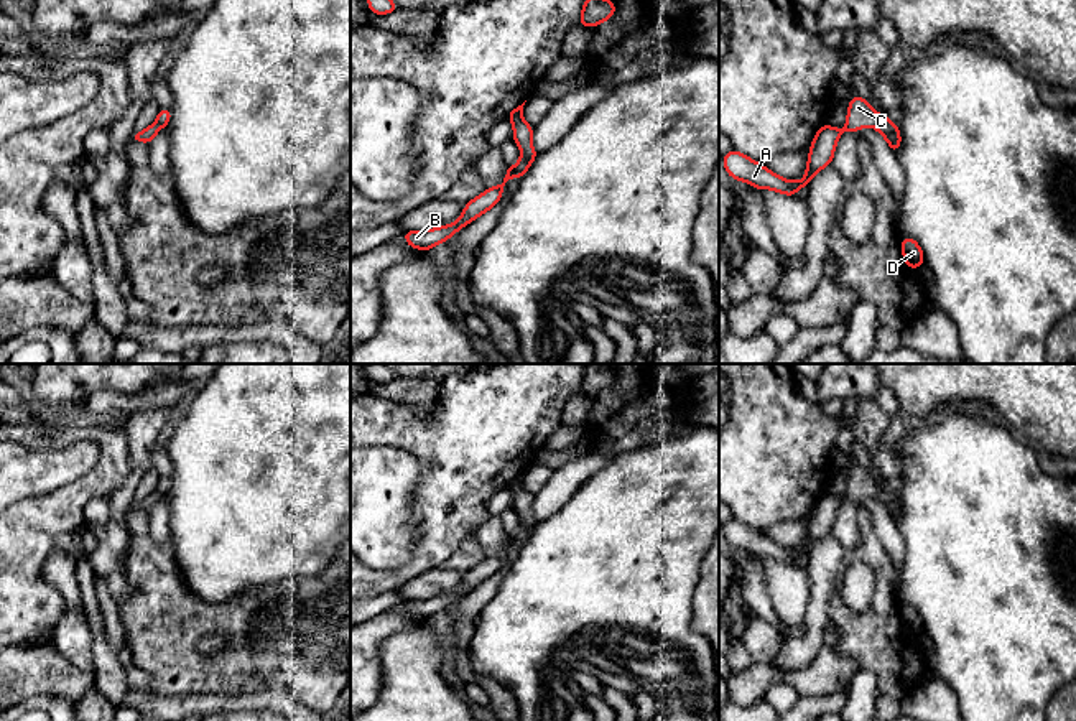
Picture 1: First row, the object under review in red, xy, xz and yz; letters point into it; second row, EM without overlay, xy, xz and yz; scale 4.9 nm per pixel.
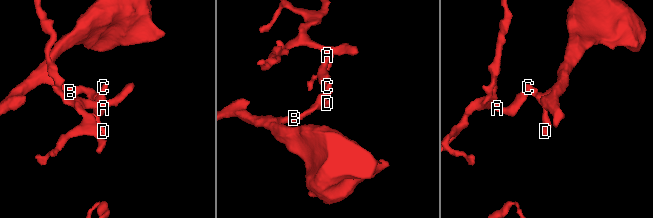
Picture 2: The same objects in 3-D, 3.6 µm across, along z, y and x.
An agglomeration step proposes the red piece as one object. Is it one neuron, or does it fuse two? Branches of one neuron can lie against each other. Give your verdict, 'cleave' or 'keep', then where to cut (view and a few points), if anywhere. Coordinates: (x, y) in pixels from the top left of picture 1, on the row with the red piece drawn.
cleave | yz (887, 119), (874, 127)

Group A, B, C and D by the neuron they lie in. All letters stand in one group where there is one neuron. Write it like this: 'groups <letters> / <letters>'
groups A C / B D

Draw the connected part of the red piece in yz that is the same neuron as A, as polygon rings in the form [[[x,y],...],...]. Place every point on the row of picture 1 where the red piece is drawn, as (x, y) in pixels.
[[[859,95],[851,97],[844,128],[834,128],[824,123],[816,130],[809,147],[806,173],[801,181],[785,179],[734,148],[722,156],[722,161],[727,174],[734,179],[745,181],[755,189],[773,189],[780,194],[796,198],[798,188],[808,188],[813,176],[833,163],[836,143],[846,130],[857,133],[862,127],[877,127],[887,120],[888,114],[879,115],[869,100]]]

